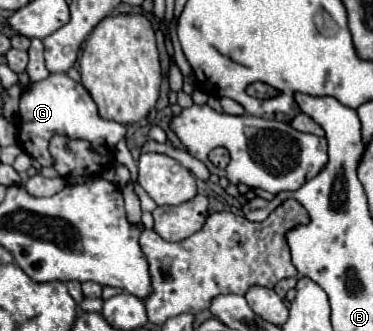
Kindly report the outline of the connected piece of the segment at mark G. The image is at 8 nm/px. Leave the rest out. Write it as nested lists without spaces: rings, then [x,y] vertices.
[[[50,74],[46,80],[30,84],[28,90],[20,98],[20,116],[22,116],[22,126],[18,134],[20,146],[26,154],[34,156],[42,166],[52,164],[52,158],[48,154],[48,142],[54,132],[66,134],[70,138],[88,140],[92,148],[100,154],[114,152],[116,144],[126,134],[124,124],[110,122],[98,116],[98,108],[94,100],[90,98],[88,90],[74,80],[68,80],[66,74]]]

